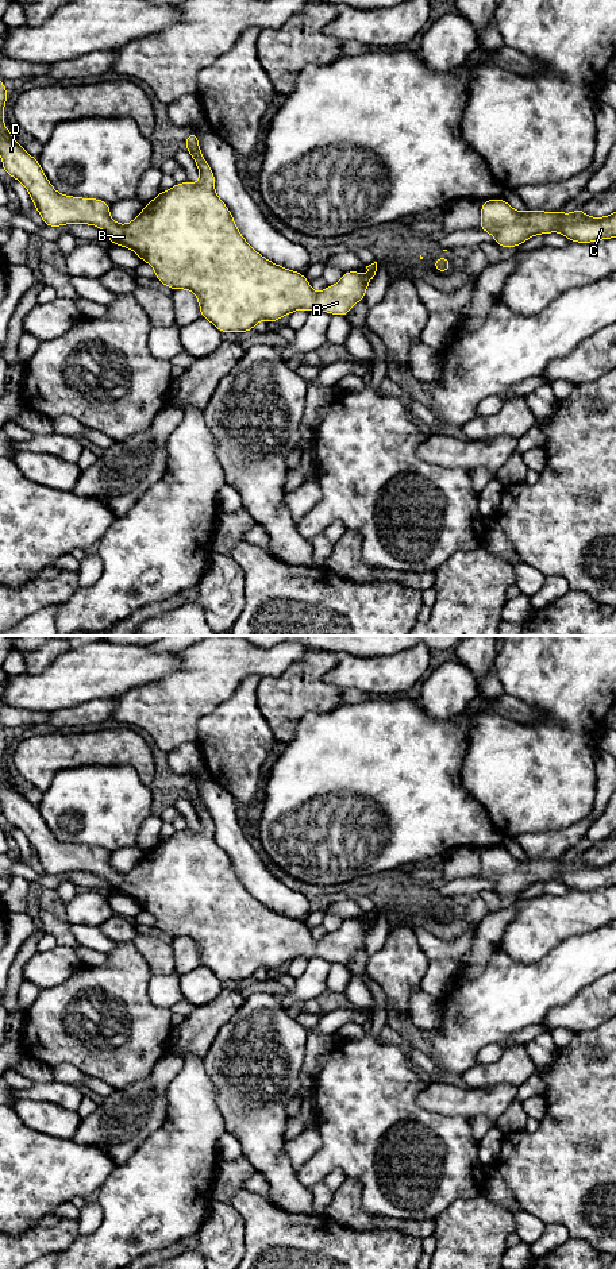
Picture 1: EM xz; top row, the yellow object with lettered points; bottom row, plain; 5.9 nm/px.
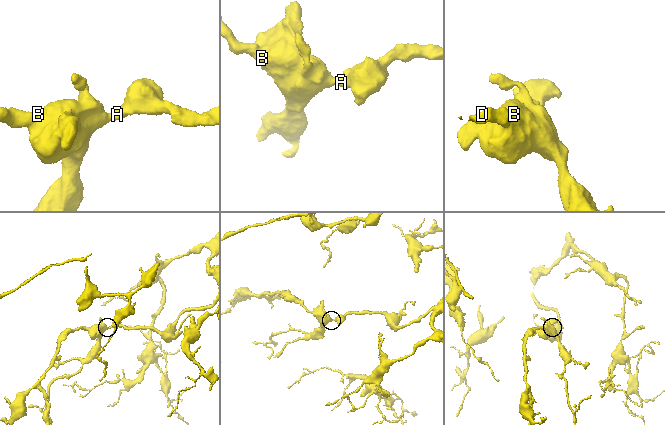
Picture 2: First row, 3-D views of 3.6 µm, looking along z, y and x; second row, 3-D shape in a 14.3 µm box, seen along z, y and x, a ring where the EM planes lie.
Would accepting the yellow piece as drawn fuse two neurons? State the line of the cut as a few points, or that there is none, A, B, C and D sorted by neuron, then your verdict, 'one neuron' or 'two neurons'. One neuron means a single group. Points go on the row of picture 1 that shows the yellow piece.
no cut | A B C D | one neuron

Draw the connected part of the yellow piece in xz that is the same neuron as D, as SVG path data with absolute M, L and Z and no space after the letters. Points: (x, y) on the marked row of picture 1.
M0 80L1 169L26 186L43 224L46 227L91 224L104 230L111 244L127 247L136 252L142 262L151 265L155 269L155 279L172 290L192 290L197 297L201 317L209 320L219 332L249 332L259 320L276 323L297 309L307 312L322 309L346 317L355 302L365 300L366 288L377 271L377 262L366 266L367 277L347 270L338 284L316 293L304 274L284 269L253 250L238 231L230 209L215 192L215 174L201 154L195 130L185 138L185 150L193 157L200 171L200 182L185 181L159 192L131 223L123 225L111 219L109 202L63 196L53 188L38 159L19 146L11 130L3 126L7 93Z

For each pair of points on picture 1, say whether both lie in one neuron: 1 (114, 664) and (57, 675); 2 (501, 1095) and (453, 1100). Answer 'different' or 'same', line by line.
1: same
2: same

